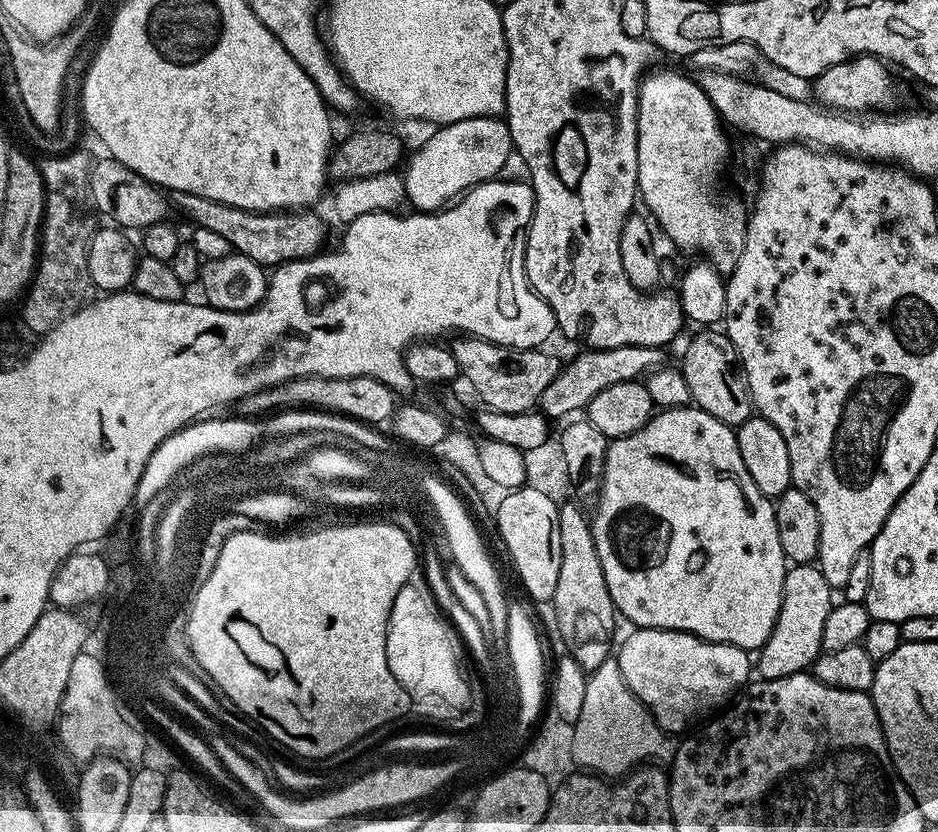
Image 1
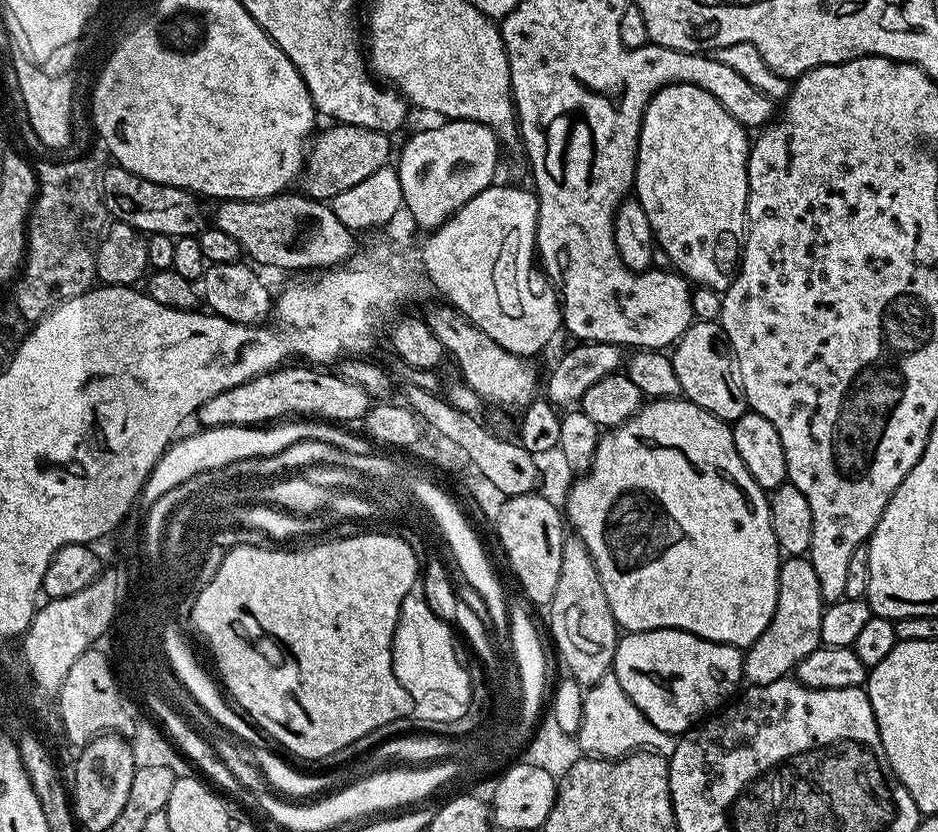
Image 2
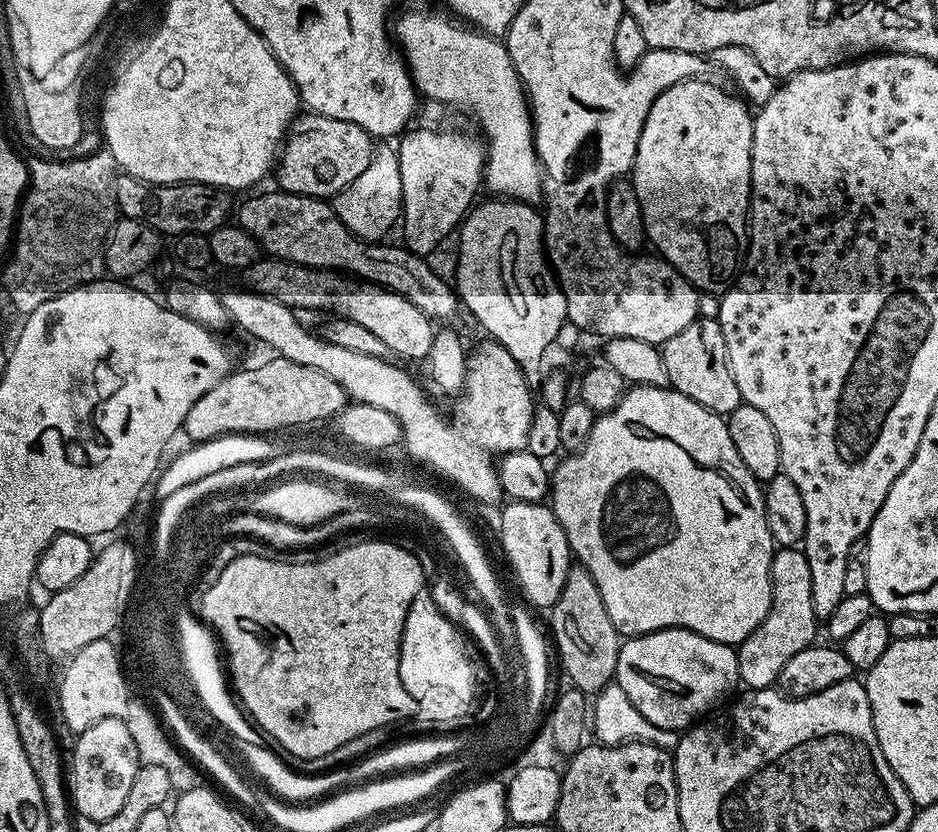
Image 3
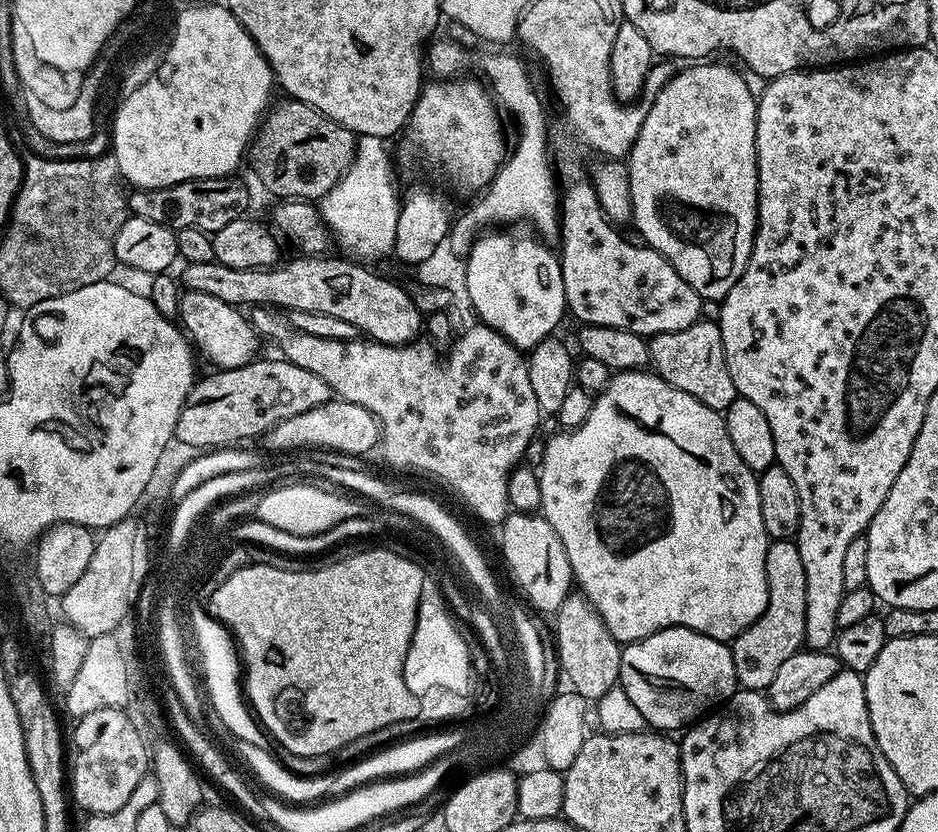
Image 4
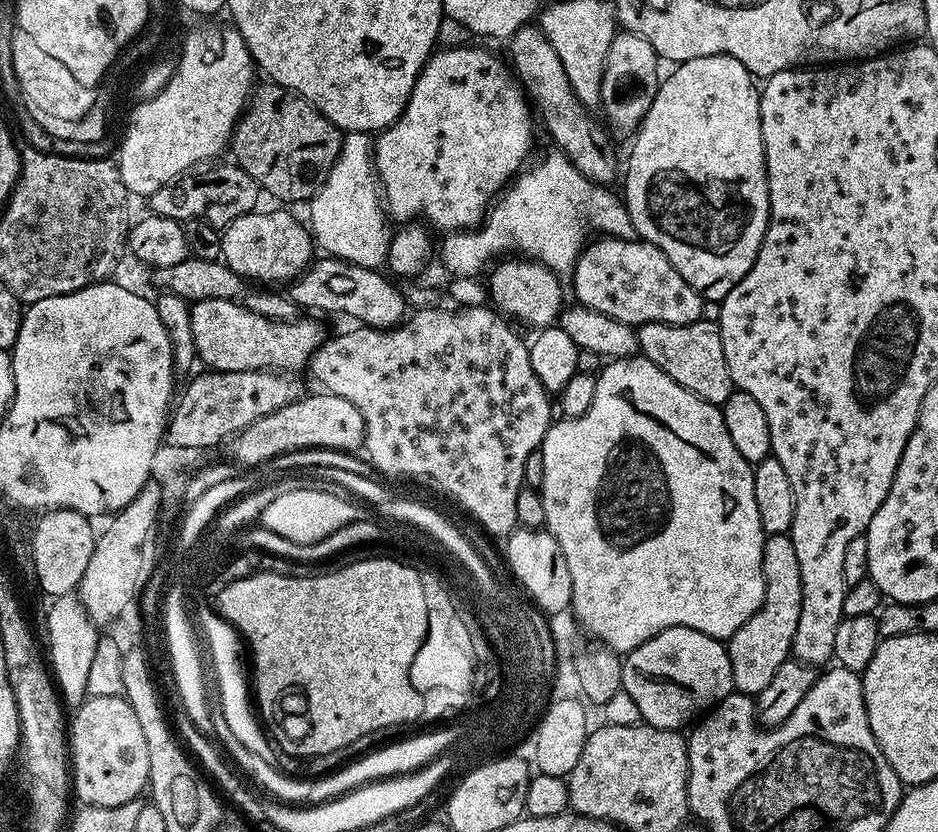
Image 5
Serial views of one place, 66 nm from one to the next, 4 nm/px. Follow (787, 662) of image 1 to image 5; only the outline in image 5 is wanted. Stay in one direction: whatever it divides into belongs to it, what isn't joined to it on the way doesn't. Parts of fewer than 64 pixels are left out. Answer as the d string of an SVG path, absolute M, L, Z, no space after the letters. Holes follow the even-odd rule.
M765 535L762 574L762 606L747 622L738 626L738 630L726 642L732 671L732 687L749 698L755 698L762 690L766 690L778 666L782 666L782 662L786 662L792 656L798 617L802 615L802 570L798 566L798 554L794 550L791 535Z

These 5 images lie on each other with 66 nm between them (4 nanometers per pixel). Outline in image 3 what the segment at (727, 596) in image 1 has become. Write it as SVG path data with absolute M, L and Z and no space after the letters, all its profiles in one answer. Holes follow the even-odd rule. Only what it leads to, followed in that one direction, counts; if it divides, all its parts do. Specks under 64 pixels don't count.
M637 384L629 387L612 409L597 415L590 438L579 452L563 458L565 460L554 468L550 476L550 507L566 534L568 547L579 567L585 568L590 578L594 578L598 594L602 594L602 606L606 606L606 614L610 614L610 622L614 622L621 637L645 636L647 632L660 632L664 628L685 628L719 644L739 646L758 627L762 618L766 618L772 597L770 562L774 545L766 526L764 493L761 481L756 480L742 463L742 457L730 439L725 417L706 410L706 406L698 406L698 402L686 398L686 394L677 392L671 386L655 388Z

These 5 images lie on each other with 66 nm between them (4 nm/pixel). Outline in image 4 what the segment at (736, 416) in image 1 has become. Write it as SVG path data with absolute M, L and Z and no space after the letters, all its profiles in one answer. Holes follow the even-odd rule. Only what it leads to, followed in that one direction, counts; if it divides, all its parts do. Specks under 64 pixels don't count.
M701 318L686 326L686 330L651 337L648 340L648 359L656 375L670 382L670 386L698 398L698 402L718 413L723 413L730 402L738 399L730 370L726 370L724 343L717 321Z

